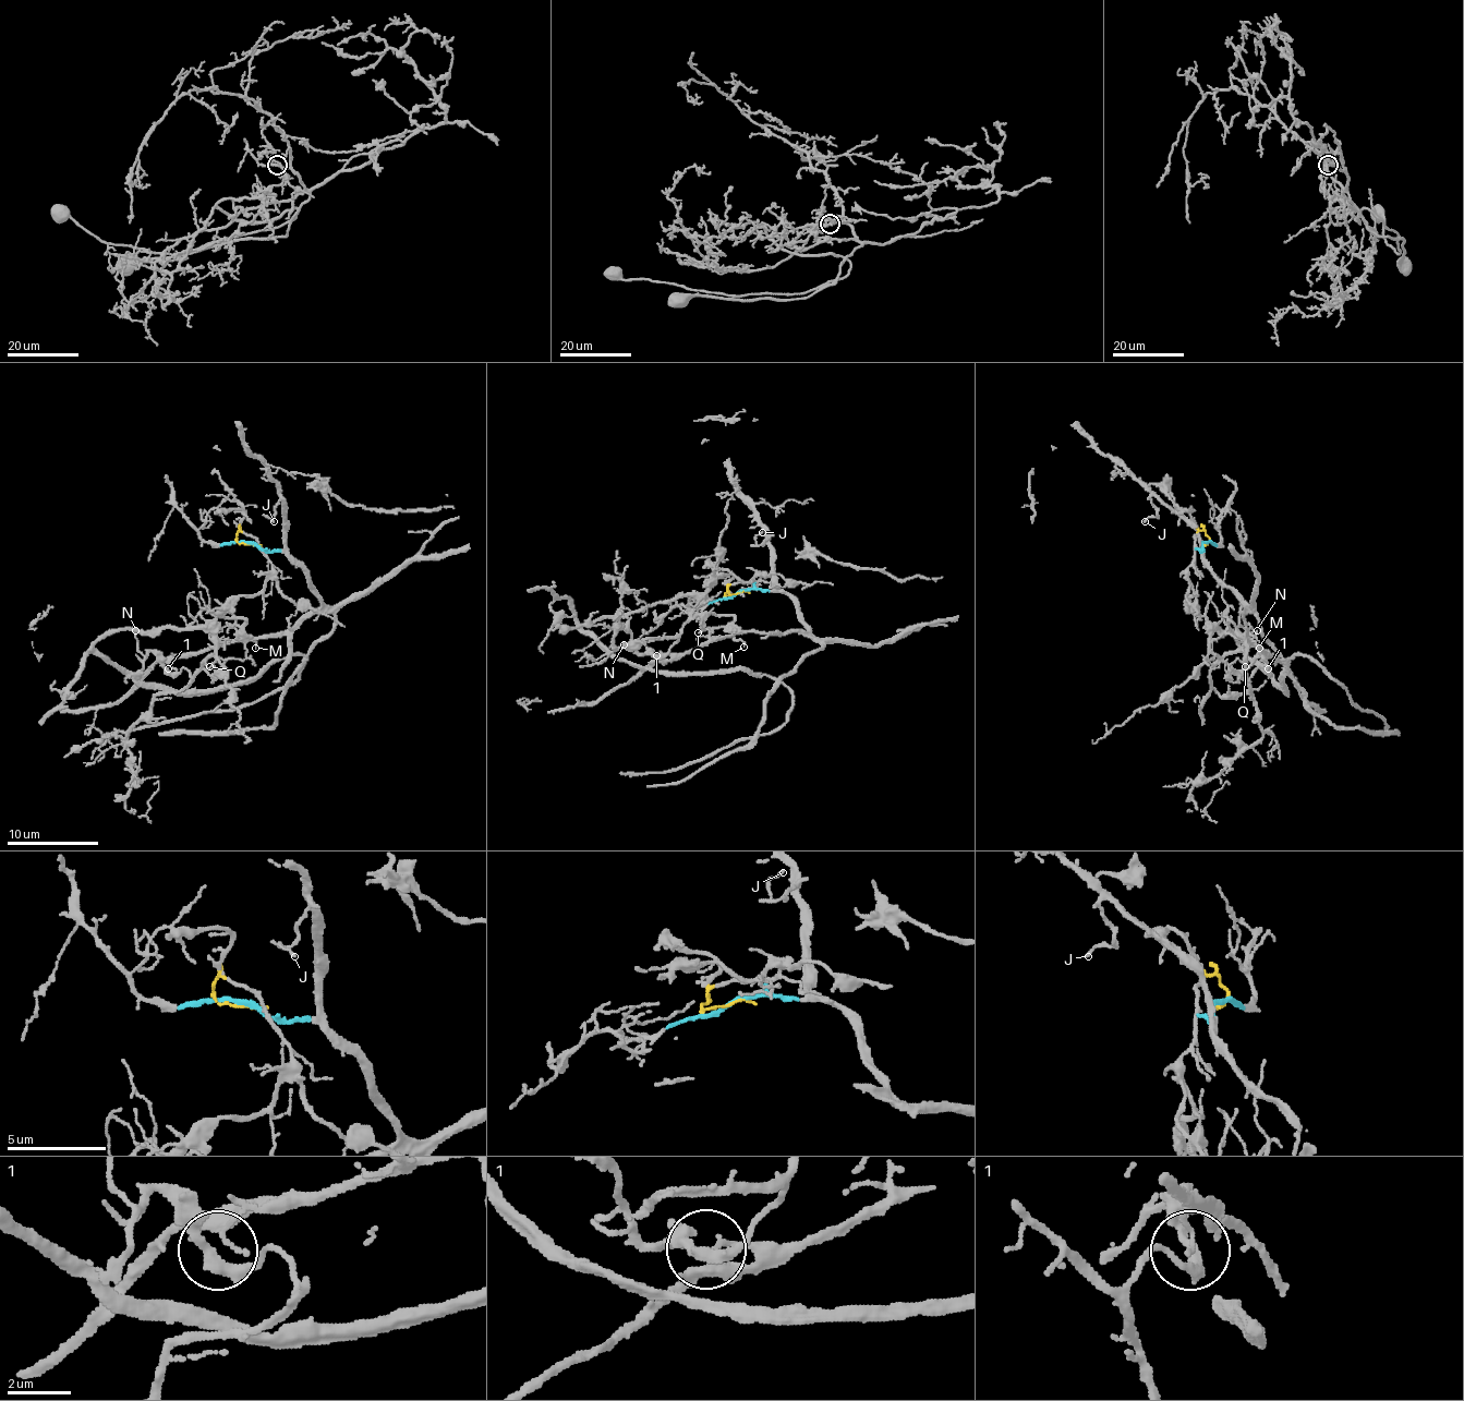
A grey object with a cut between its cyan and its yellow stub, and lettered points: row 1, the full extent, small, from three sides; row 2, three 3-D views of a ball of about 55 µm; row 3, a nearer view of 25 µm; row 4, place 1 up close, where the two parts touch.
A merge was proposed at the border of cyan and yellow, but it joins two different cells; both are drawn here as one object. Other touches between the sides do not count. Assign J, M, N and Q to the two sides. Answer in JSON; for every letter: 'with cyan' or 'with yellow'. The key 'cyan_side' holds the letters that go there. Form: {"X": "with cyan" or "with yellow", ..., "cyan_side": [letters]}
{"J": "with cyan", "M": "with cyan", "N": "with yellow", "Q": "with yellow", "cyan_side": ["J", "M"]}

